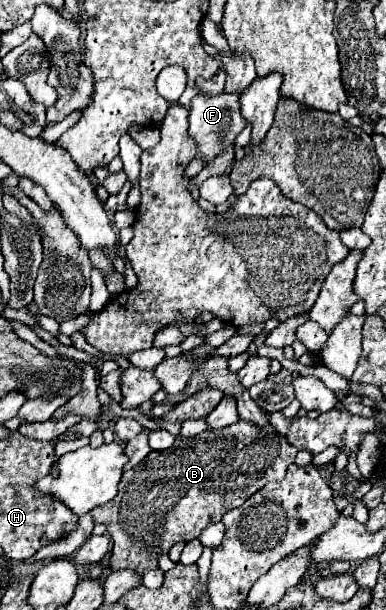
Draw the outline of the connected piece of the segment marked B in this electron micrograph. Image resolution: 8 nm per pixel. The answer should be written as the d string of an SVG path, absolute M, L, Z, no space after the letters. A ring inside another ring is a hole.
M236 421L230 427L224 429L212 429L204 431L192 437L178 437L174 443L174 449L166 451L152 451L148 459L140 461L140 465L132 467L130 471L124 473L120 481L118 495L104 503L98 505L96 509L90 511L94 521L104 523L108 527L108 533L112 537L112 557L110 557L110 567L112 571L120 569L156 569L158 567L158 557L162 553L168 553L172 545L184 541L198 539L198 535L212 523L222 521L222 517L230 511L240 507L250 495L260 491L266 483L270 481L282 481L286 475L288 465L294 463L298 449L290 447L284 435L276 433L268 425L268 429L260 429L258 425L252 425L250 421Z

